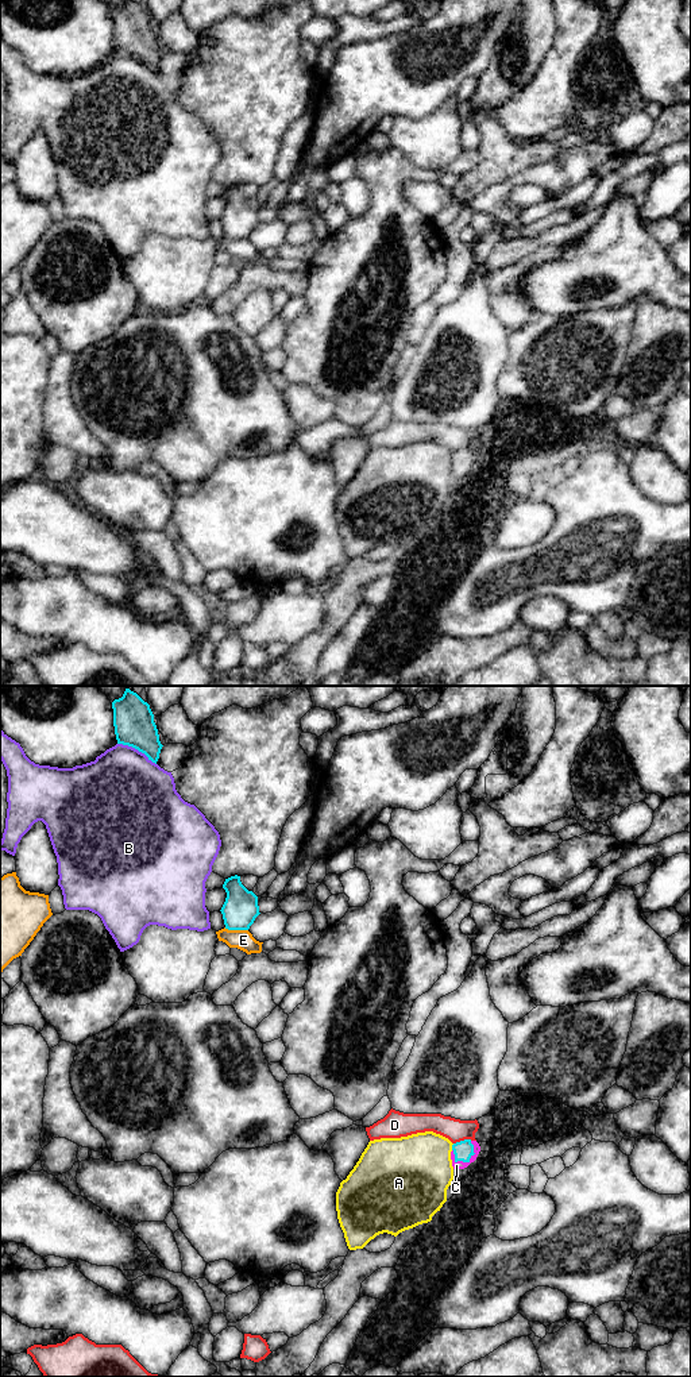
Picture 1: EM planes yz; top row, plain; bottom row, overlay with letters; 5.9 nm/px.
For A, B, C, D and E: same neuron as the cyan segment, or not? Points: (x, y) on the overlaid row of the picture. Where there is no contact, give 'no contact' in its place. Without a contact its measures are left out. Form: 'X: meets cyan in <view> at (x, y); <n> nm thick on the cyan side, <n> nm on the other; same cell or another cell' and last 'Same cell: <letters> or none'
A: meets cyan in yz at (452, 1146); 120 nm thick on the cyan side, 420 nm on the other; another cell
B: meets cyan in yz at (136, 748); 240 nm thick on the cyan side, 460 nm on the other; another cell
C: meets cyan in yz at (470, 1157); 120 nm thick on the cyan side, 50 nm on the other; same cell
D: meets cyan in yz at (462, 1141); 120 nm thick on the cyan side, 140 nm on the other; another cell
E: meets cyan in yz at (236, 929); 200 nm thick on the cyan side, 120 nm on the other; another cell
Same cell: C

